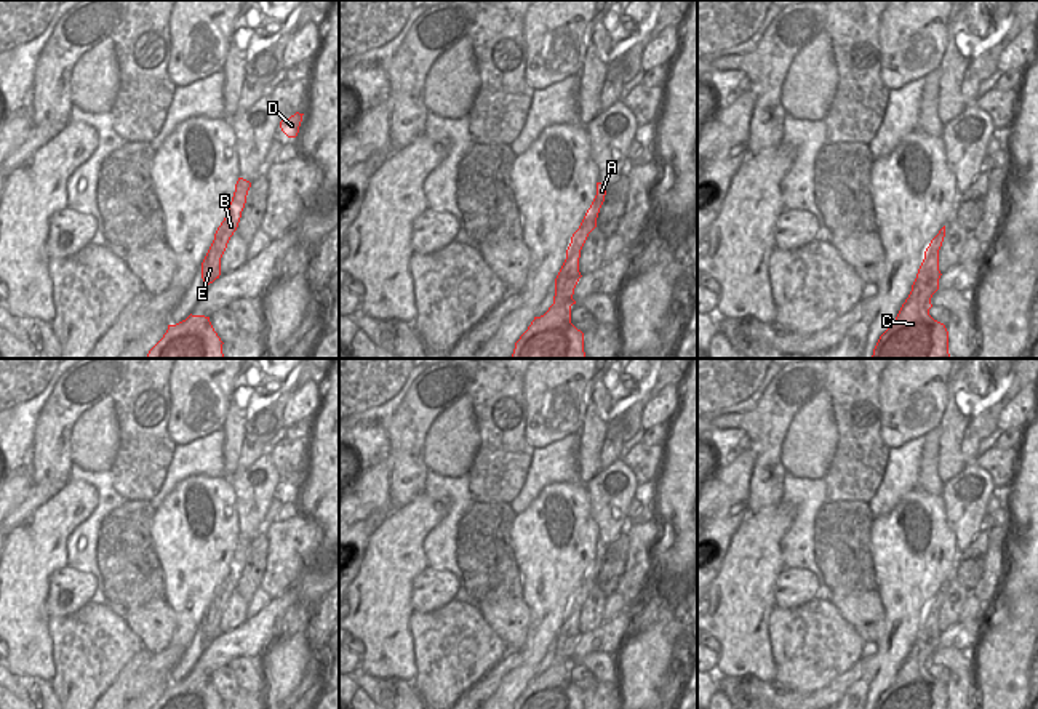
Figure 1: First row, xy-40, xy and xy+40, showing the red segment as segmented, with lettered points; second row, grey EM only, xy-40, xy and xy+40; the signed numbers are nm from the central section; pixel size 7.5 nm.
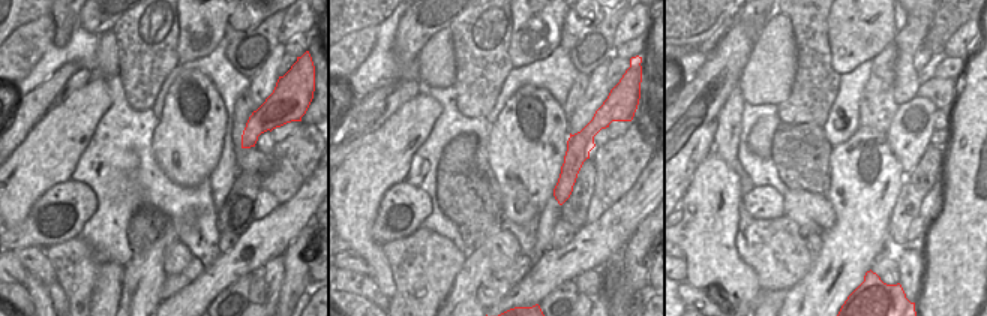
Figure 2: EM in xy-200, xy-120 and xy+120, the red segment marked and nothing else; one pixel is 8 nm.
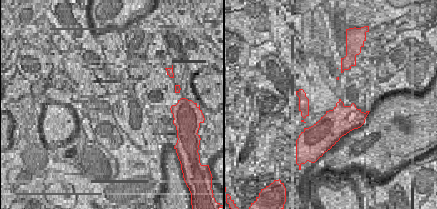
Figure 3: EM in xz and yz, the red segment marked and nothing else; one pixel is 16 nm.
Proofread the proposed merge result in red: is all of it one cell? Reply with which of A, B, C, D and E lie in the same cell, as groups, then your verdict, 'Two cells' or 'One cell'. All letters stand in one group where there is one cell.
Groups: A B C D E. One cell.

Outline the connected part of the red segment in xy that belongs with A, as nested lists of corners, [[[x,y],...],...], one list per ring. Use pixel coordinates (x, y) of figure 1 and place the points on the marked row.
[[[597,182],[597,195],[587,210],[579,229],[573,234],[571,243],[566,250],[566,259],[555,278],[555,296],[553,304],[549,310],[534,317],[528,330],[515,342],[515,349],[510,359],[587,359],[584,352],[584,333],[571,323],[571,306],[576,304],[573,299],[574,288],[582,277],[579,272],[581,250],[589,234],[597,227],[597,218],[605,202],[606,186]]]

